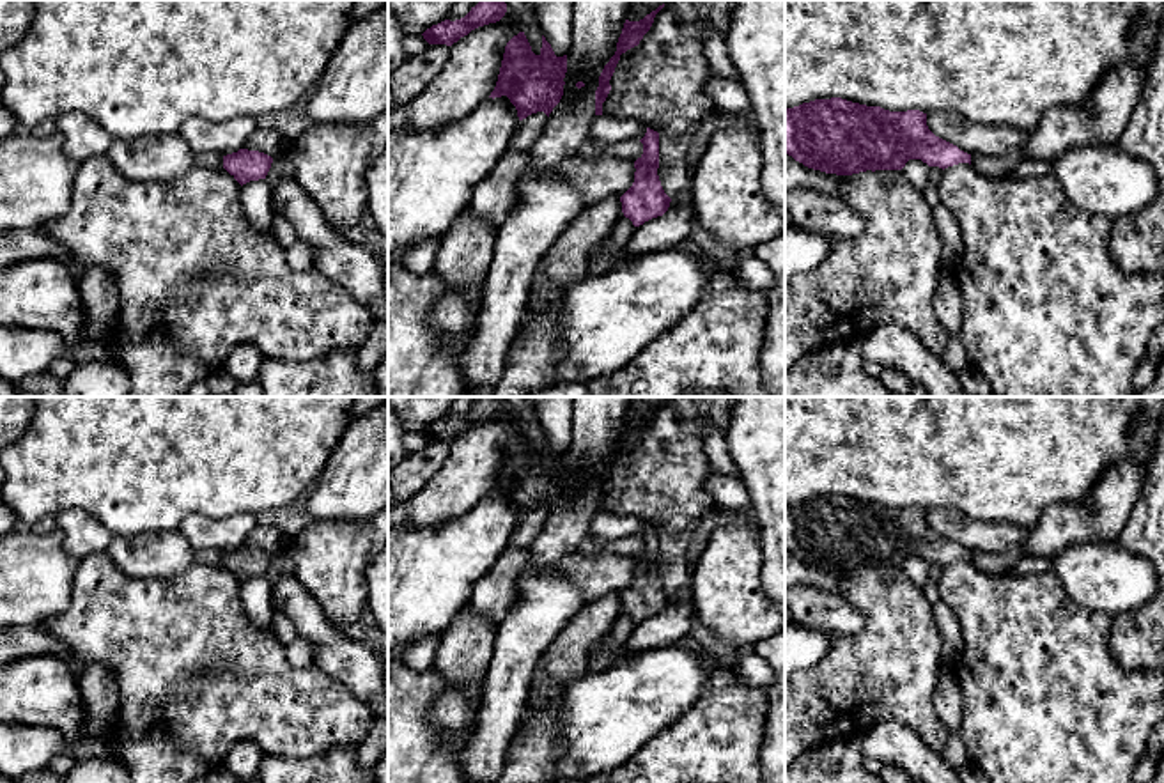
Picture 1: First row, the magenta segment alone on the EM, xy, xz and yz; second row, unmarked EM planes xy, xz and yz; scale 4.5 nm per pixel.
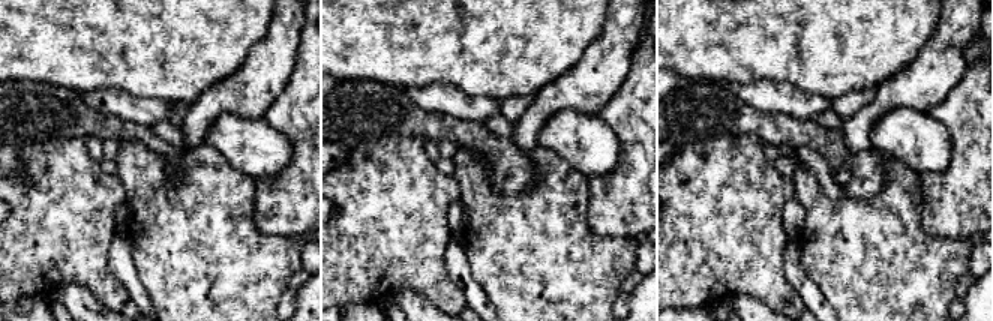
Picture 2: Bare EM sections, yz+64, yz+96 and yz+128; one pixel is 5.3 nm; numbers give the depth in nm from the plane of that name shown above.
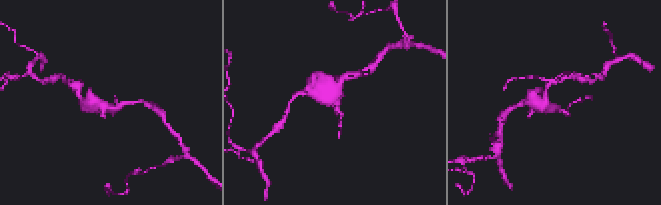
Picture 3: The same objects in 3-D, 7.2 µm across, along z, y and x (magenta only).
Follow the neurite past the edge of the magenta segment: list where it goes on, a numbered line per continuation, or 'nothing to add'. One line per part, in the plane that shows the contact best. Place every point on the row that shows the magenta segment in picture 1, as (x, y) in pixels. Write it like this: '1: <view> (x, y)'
nothing to add

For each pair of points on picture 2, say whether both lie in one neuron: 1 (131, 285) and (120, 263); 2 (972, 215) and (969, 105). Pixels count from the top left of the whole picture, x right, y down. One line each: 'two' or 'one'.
1: one
2: one

